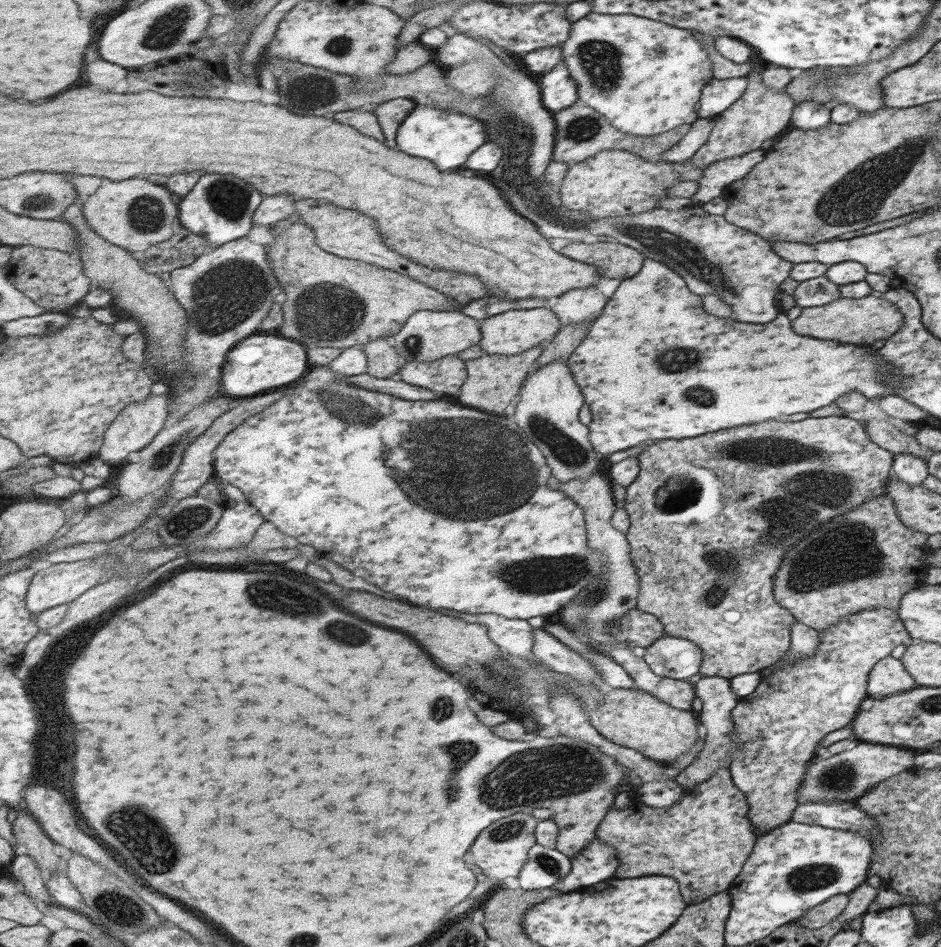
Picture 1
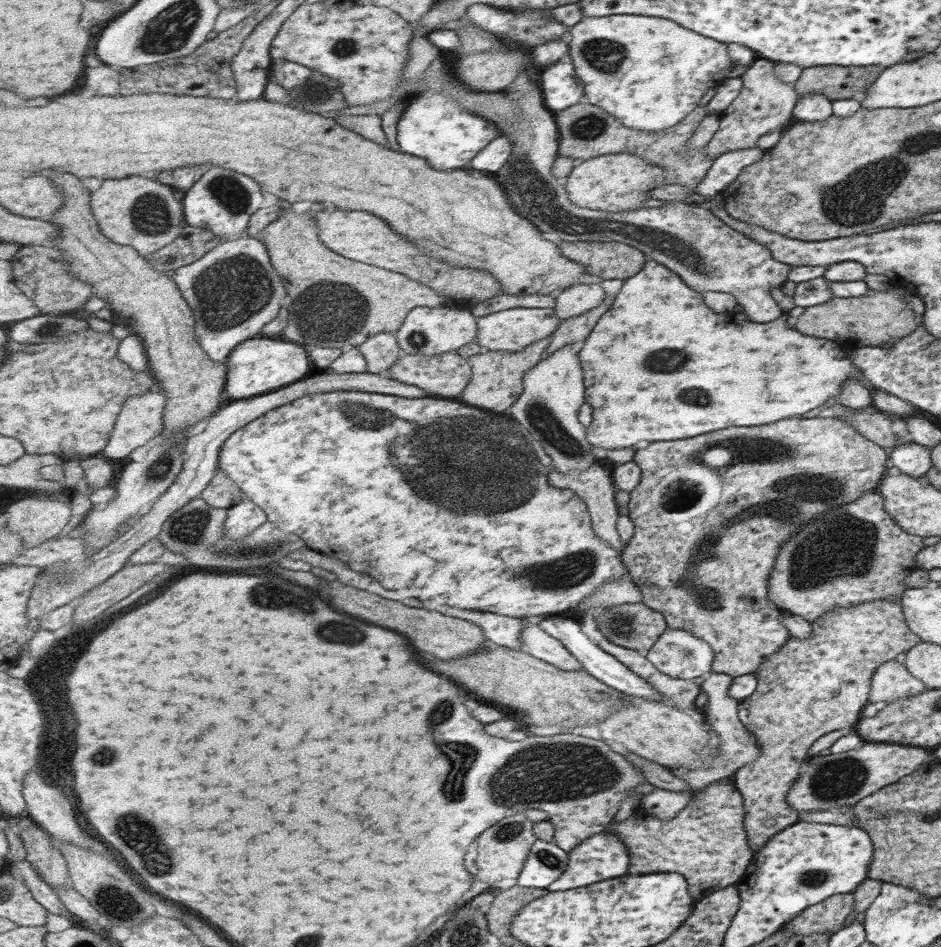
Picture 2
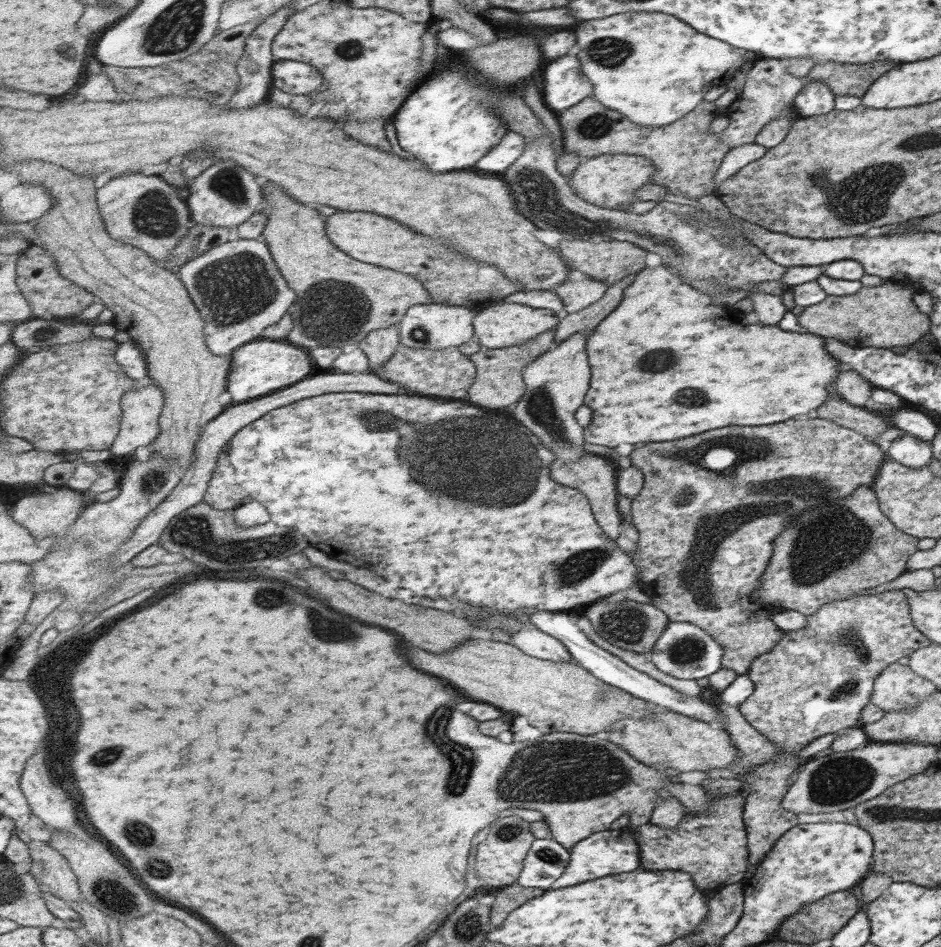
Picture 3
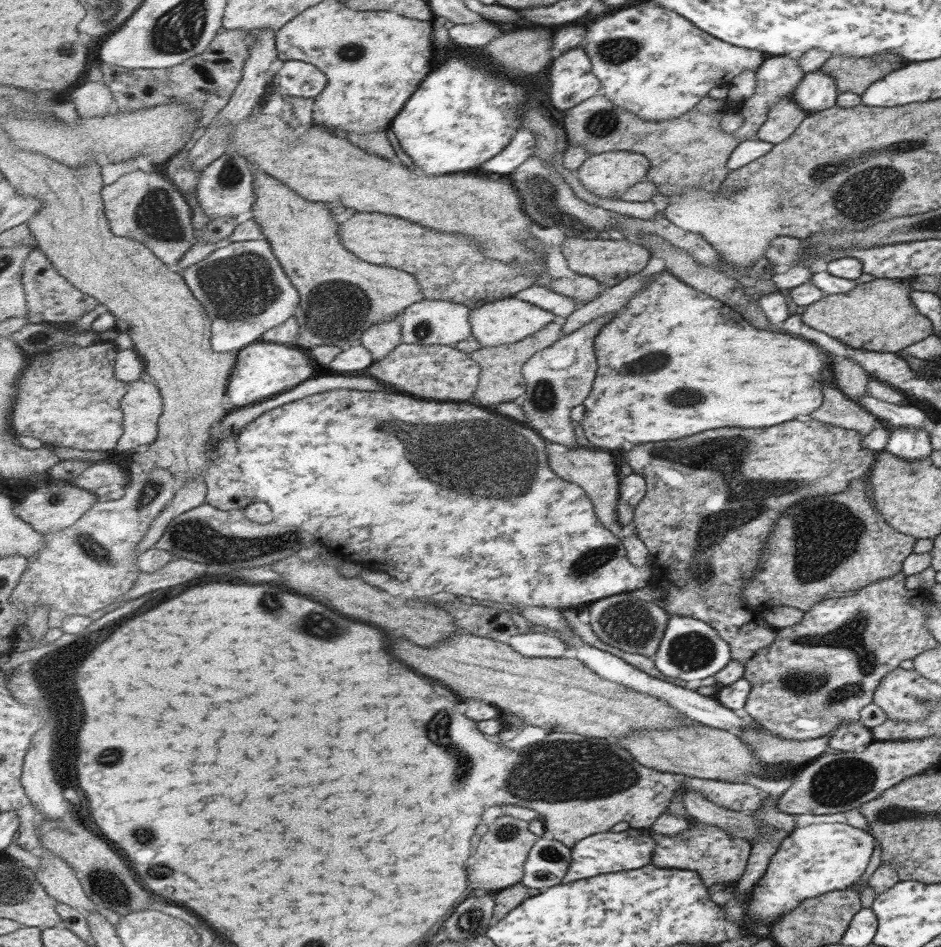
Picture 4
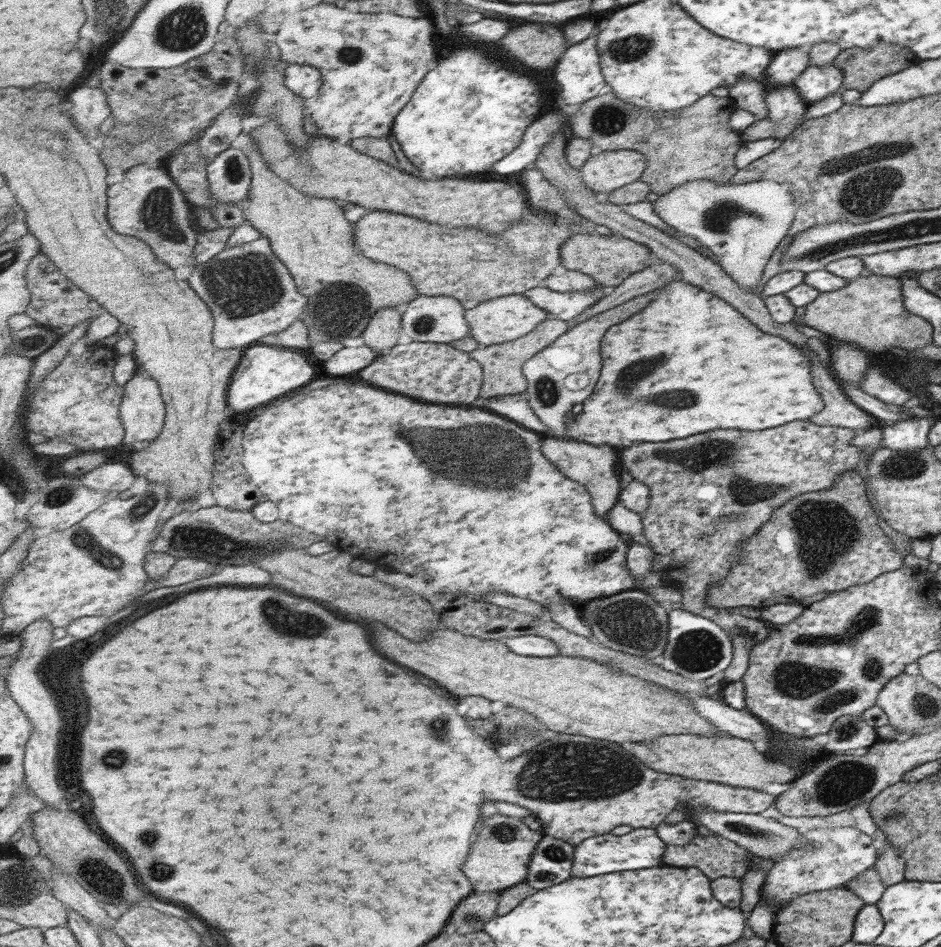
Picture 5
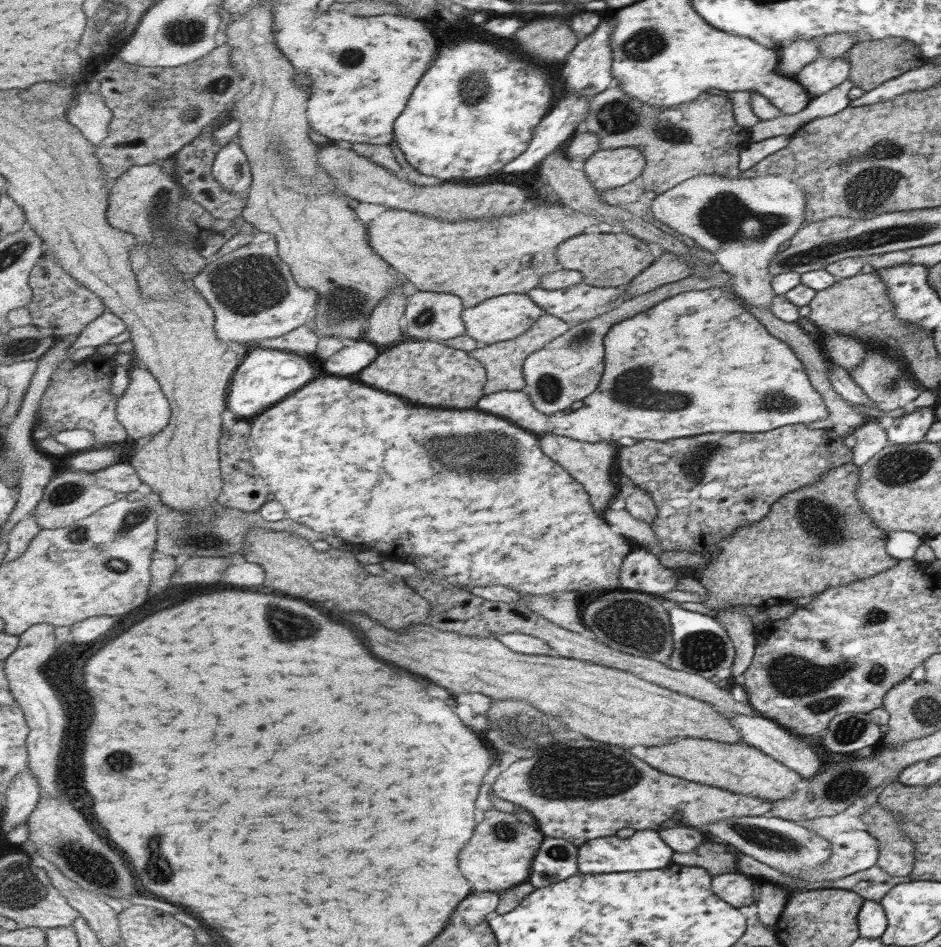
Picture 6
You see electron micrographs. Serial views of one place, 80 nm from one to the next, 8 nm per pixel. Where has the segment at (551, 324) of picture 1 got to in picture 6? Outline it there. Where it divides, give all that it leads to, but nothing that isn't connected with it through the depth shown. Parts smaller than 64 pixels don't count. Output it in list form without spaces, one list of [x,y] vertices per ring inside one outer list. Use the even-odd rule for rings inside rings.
[[[513,293],[484,300],[477,306],[466,308],[462,319],[466,323],[466,334],[478,340],[482,345],[495,344],[515,339],[523,334],[534,320],[545,312],[534,303],[526,293]]]

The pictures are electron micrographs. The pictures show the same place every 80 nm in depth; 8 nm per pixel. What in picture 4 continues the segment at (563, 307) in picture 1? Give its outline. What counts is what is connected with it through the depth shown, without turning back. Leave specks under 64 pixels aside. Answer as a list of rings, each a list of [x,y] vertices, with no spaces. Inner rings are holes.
[[[575,275],[573,278],[552,278],[546,285],[557,294],[571,297],[574,300],[574,308],[579,308],[583,303],[593,300],[599,292],[599,283],[585,275]]]

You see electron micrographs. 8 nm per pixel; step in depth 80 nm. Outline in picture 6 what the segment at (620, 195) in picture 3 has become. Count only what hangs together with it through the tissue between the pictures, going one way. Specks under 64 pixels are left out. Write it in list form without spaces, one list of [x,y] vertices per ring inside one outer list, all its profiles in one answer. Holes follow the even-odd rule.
[[[631,147],[613,150],[598,149],[584,160],[586,186],[592,191],[617,188],[630,183],[646,166],[643,155]]]

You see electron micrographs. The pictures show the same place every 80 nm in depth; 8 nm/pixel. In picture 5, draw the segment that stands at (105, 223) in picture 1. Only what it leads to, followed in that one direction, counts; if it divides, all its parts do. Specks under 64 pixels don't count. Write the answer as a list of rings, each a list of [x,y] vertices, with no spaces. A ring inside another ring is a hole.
[[[144,165],[134,166],[127,172],[126,180],[109,187],[108,198],[108,220],[118,233],[139,237],[146,241],[154,249],[158,258],[172,269],[183,268],[183,266],[195,268],[199,265],[193,256],[197,246],[198,229],[191,225],[191,204],[180,186],[173,182],[168,170],[157,166],[154,168]]]

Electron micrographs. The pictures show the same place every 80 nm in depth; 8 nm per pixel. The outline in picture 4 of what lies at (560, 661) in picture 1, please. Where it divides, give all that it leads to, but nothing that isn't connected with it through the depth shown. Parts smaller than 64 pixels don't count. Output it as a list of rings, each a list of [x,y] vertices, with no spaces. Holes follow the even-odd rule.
[[[527,632],[506,639],[515,652],[529,658],[554,659],[569,655],[566,645],[548,632]]]

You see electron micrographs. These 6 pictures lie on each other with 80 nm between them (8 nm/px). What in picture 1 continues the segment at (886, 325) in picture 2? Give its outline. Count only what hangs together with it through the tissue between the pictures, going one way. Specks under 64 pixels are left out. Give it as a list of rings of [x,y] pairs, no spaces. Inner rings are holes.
[[[872,293],[863,298],[841,298],[835,299],[831,303],[824,304],[822,307],[801,308],[800,314],[791,324],[795,324],[795,332],[803,332],[803,336],[815,336],[821,340],[837,340],[843,344],[863,345],[873,344],[875,340],[887,340],[895,332],[900,330],[904,324],[902,312],[881,294]]]

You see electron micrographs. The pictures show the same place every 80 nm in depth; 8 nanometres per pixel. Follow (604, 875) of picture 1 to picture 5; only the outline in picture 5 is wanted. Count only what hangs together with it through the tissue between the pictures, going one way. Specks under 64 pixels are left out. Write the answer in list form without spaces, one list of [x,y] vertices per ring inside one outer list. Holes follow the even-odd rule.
[[[632,829],[623,836],[611,833],[593,836],[582,840],[574,847],[570,877],[585,878],[585,876],[597,876],[597,874],[609,874],[609,872],[621,872],[621,870],[660,866],[663,853],[664,842],[657,838],[653,829]]]

